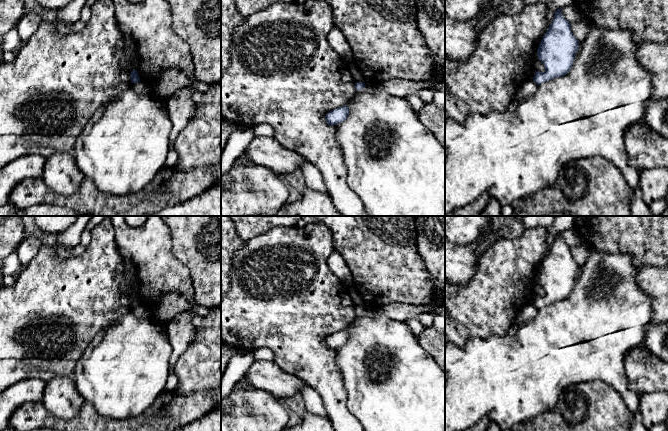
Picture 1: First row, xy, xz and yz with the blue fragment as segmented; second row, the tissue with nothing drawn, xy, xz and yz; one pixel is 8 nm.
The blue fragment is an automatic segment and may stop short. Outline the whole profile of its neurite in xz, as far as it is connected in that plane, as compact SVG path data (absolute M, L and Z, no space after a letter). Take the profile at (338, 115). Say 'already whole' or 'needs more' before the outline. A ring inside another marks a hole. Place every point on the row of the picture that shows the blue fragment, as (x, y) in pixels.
already whole; M344 105L342 107L333 109L332 111L328 112L325 116L325 119L328 125L336 125L346 120L348 114L349 108L348 106Z

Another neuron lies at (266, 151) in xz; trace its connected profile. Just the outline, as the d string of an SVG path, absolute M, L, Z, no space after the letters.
M255 136L245 155L256 165L261 165L282 176L300 170L305 159L297 152L285 148L274 137Z

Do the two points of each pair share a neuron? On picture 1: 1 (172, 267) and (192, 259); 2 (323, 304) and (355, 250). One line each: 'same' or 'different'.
1: different
2: different

